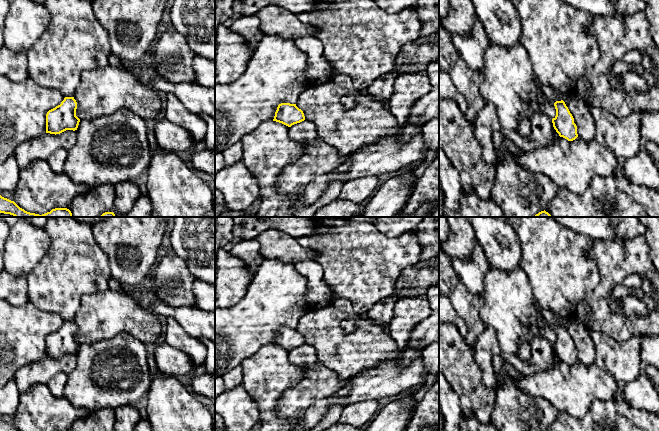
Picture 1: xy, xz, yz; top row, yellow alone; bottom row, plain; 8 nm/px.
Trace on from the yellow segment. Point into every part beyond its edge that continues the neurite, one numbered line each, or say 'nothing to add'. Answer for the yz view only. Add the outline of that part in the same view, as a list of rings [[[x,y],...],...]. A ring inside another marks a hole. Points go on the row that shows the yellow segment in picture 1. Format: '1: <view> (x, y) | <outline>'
nothing to add

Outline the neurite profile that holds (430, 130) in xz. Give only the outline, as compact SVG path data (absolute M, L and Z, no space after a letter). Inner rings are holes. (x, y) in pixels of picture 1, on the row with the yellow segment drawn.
M439 118L432 119L425 123L422 127L422 135L425 139L426 154L421 160L414 163L414 168L407 170L414 174L415 179L420 176L424 168L439 152Z

